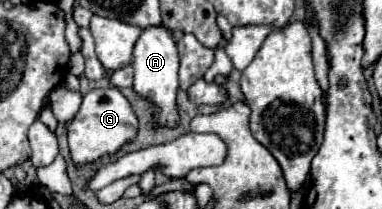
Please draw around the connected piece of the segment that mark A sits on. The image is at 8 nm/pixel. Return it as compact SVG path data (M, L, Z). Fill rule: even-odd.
M165 25L145 27L141 37L135 43L133 69L135 69L133 89L143 97L153 99L153 103L159 109L159 123L161 125L175 127L179 123L179 115L175 109L175 97L177 97L177 89L179 89L179 79L177 79L179 53L177 53L177 45L173 39L173 31L167 29Z

